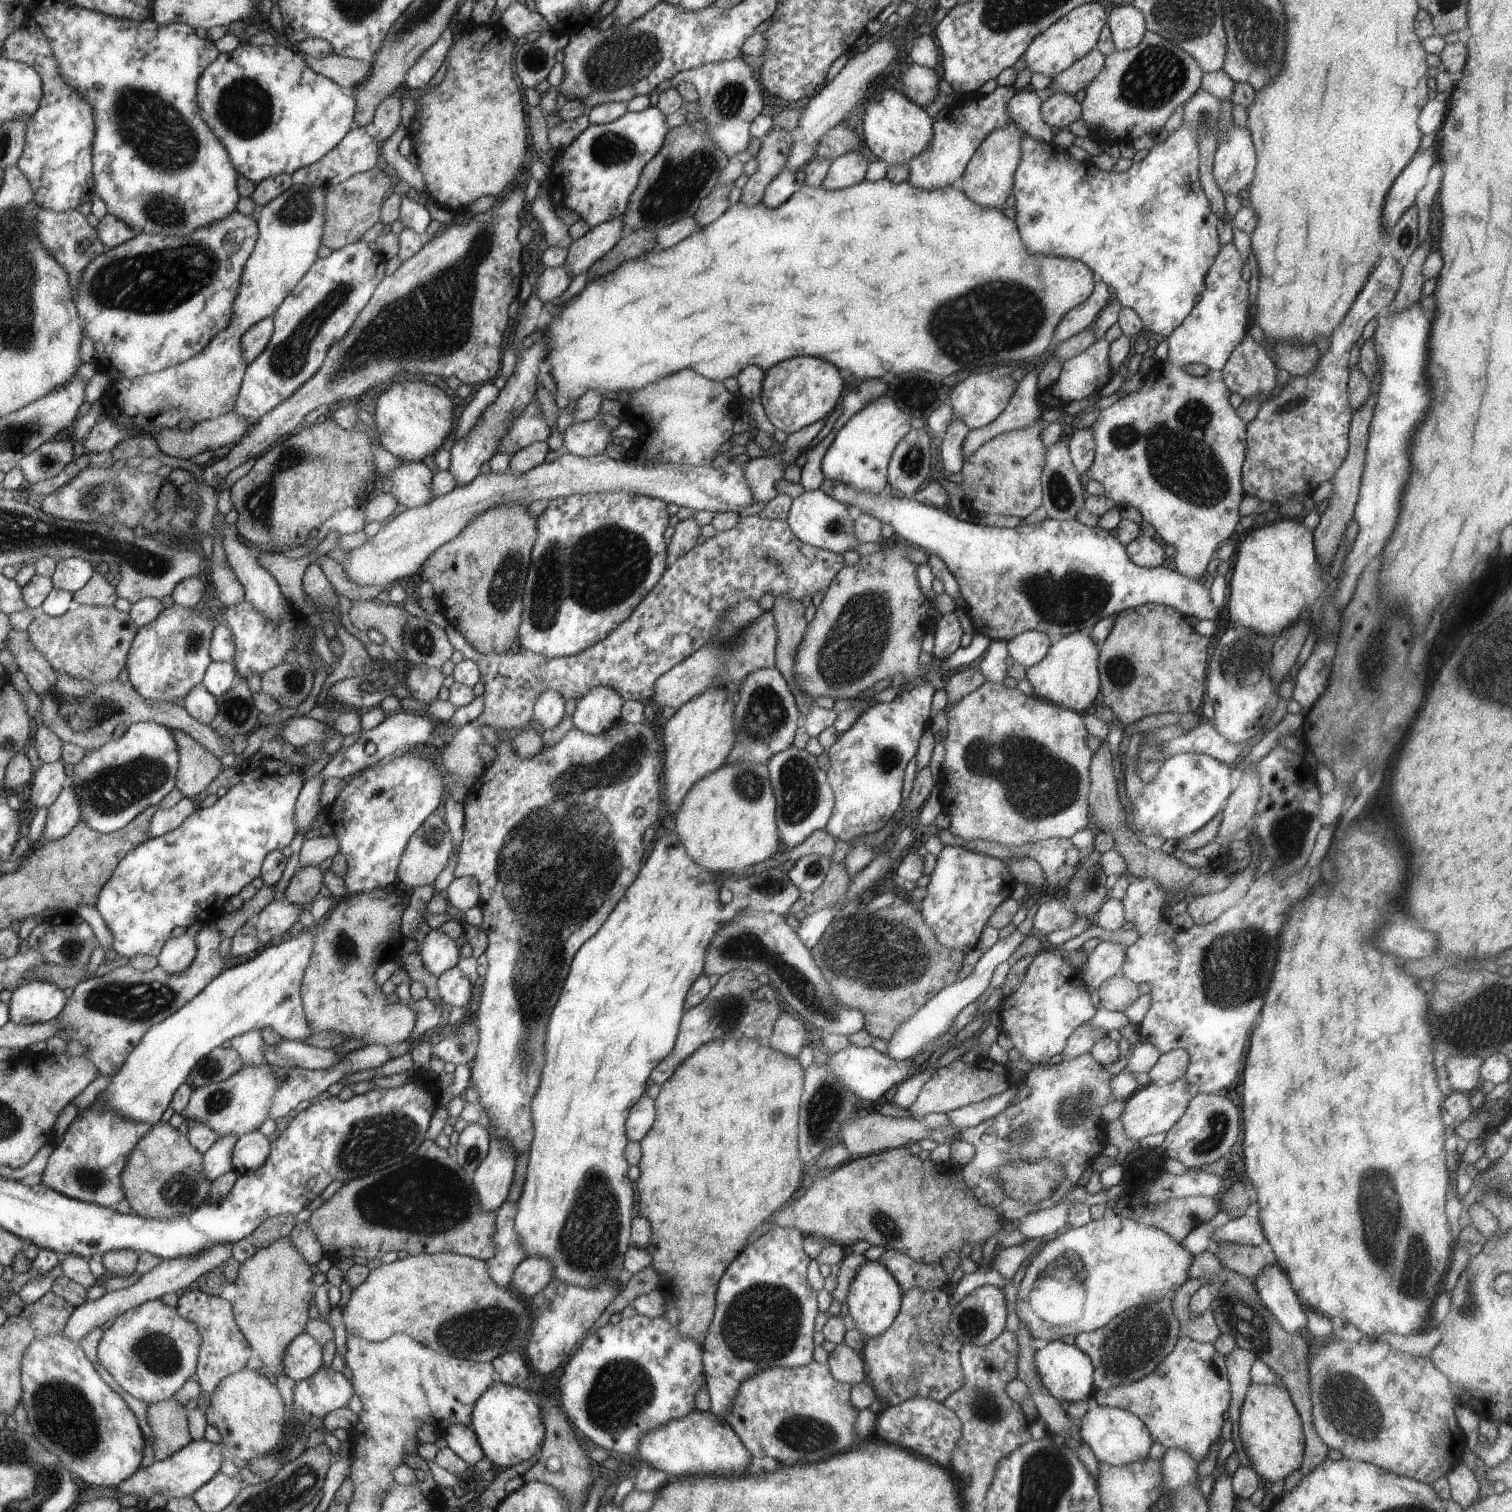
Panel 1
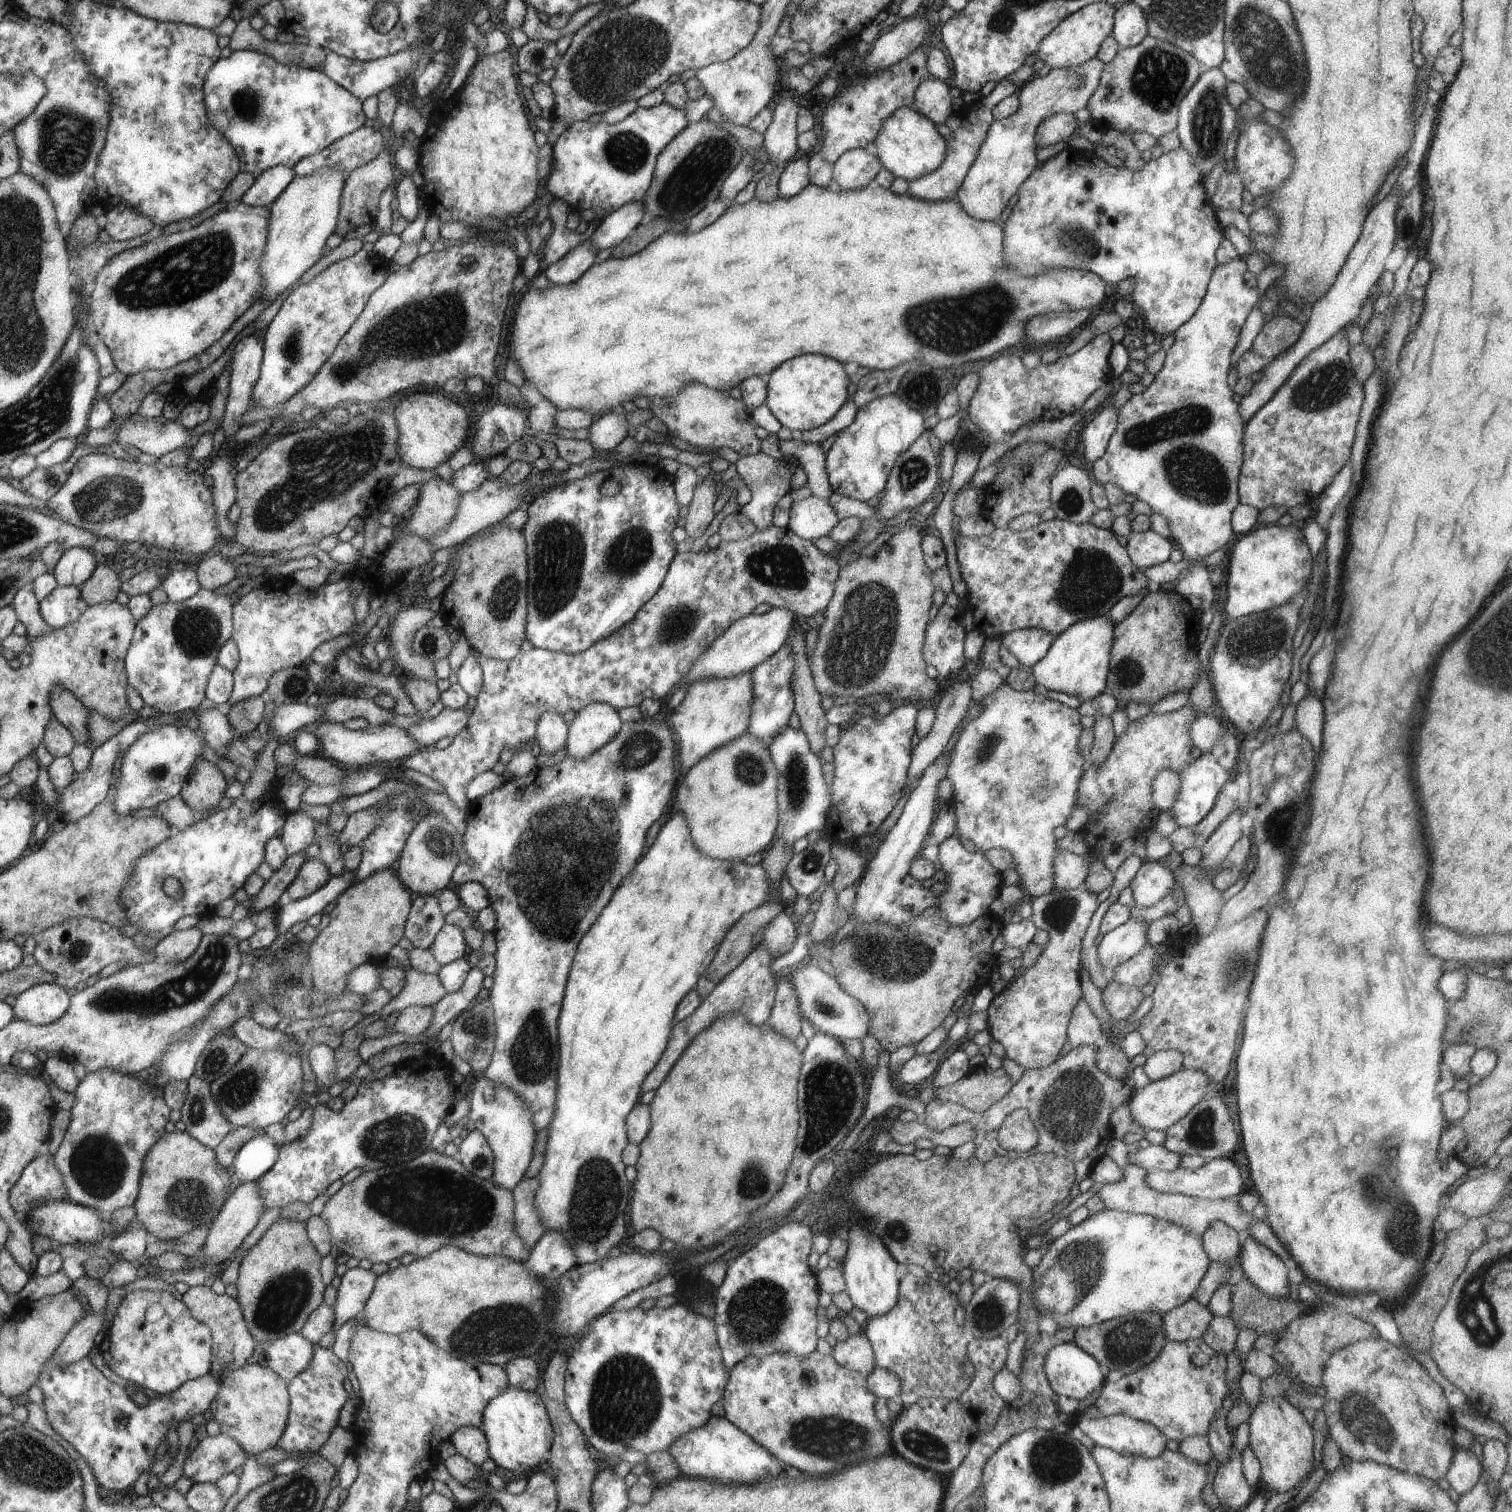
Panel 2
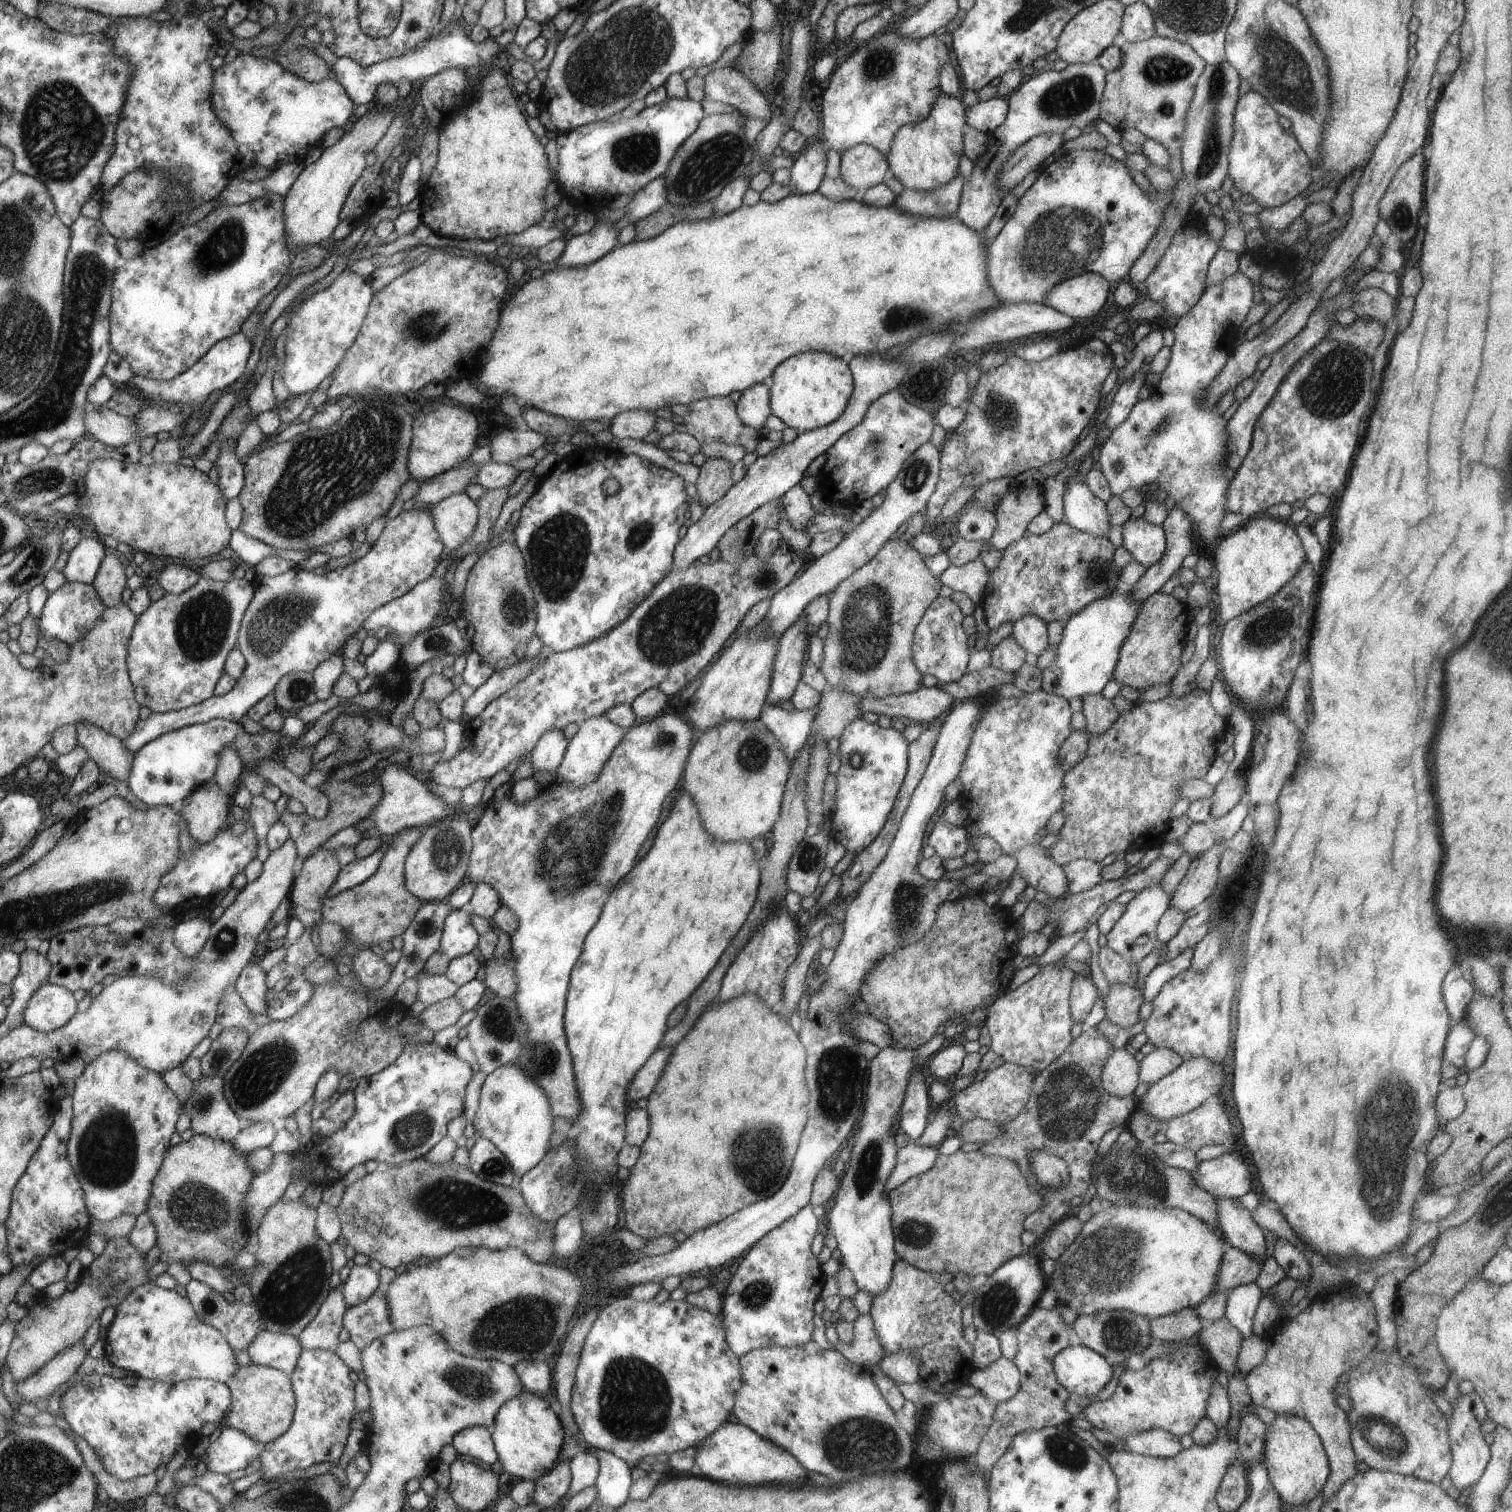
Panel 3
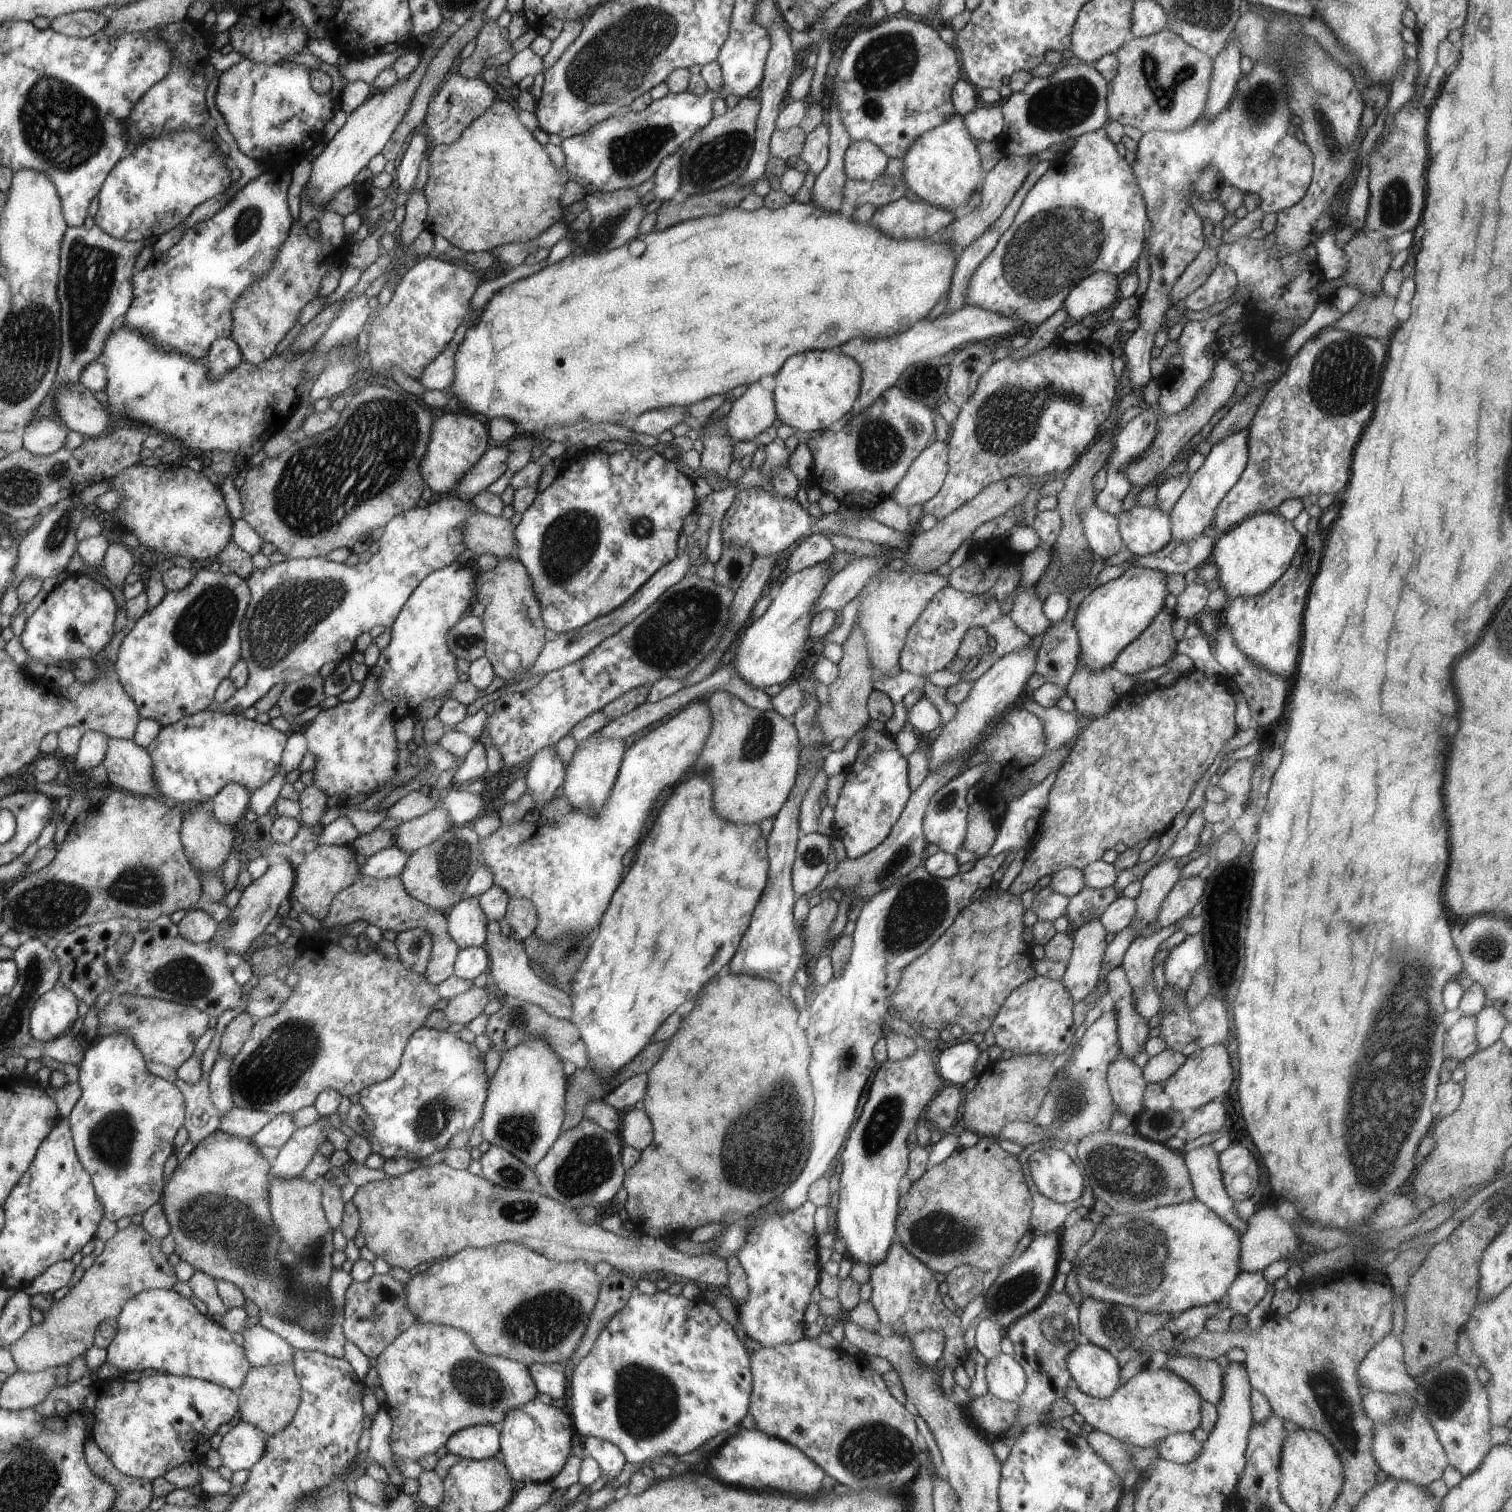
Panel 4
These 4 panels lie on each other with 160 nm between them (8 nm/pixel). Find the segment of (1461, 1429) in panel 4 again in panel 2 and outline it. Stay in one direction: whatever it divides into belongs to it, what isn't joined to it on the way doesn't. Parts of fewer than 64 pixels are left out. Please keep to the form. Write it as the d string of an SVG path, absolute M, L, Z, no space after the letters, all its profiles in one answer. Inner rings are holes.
M1456 1445L1451 1465L1445 1474L1450 1486L1462 1496L1475 1487L1482 1474L1483 1468L1476 1454L1469 1448Z

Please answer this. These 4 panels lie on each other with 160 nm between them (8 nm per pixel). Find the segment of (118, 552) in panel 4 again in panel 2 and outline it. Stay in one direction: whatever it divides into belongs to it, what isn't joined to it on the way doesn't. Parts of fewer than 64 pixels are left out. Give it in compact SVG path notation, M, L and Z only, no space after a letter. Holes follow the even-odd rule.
M101 560L92 576L81 586L81 590L89 605L116 601L116 594L120 590L120 578L118 573L110 570L108 564Z

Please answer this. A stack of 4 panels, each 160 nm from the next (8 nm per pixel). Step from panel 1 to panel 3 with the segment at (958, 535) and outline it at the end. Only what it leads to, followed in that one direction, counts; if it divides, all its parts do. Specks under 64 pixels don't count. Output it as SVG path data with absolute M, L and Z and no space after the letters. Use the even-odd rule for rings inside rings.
M1064 522L1056 523L1043 535L1025 534L1022 538L1009 543L1002 551L1003 558L994 572L989 571L989 581L980 606L985 612L989 630L1002 626L1004 622L1016 622L1025 614L1033 614L1050 621L1070 618L1075 612L1086 608L1092 601L1105 597L1118 586L1118 576L1122 569L1112 564L1114 545L1104 537L1076 530Z

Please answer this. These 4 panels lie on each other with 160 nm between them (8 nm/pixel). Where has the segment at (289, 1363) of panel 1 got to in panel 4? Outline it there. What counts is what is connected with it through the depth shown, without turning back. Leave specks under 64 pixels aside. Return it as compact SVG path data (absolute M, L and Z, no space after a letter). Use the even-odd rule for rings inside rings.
M259 1322L244 1324L243 1349L252 1367L274 1366L294 1361L295 1349L286 1338L265 1329Z

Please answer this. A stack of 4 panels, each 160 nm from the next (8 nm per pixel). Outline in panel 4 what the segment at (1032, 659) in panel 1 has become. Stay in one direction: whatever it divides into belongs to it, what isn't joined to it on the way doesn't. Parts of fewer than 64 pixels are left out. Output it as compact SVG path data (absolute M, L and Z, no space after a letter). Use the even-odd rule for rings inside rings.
M1029 586L1017 594L1012 610L1009 612L1009 617L1014 624L1031 638L1042 634L1051 623L1042 609L1044 600L1040 600L1034 586Z

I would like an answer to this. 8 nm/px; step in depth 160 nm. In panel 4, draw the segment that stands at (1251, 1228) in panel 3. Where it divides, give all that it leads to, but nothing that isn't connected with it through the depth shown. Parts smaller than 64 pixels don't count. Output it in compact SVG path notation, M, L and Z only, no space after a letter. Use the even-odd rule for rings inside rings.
M1208 1144L1182 1155L1190 1173L1196 1198L1205 1202L1221 1219L1242 1234L1247 1229L1247 1222L1236 1214L1234 1200L1223 1185L1219 1153Z

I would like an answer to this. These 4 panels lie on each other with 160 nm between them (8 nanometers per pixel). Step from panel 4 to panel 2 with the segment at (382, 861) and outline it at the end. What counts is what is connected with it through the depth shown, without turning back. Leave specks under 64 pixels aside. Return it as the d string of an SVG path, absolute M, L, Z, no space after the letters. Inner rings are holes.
M344 871L342 874L331 876L331 880L306 898L293 901L282 895L278 902L276 914L276 930L287 932L296 922L306 922L315 914L321 914L328 904L332 904L342 893L351 888L355 880L354 871Z

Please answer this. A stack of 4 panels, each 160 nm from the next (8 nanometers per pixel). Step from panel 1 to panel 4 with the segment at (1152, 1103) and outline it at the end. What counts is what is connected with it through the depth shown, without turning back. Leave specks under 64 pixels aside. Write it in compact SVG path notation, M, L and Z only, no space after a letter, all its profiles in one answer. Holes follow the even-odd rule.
M1225 1043L1221 1045L1206 1047L1193 1052L1187 1057L1186 1062L1165 1082L1164 1092L1172 1099L1172 1110L1181 1113L1189 1113L1210 1101L1222 1099L1223 1095L1230 1090L1236 1076L1232 1069L1232 1062Z

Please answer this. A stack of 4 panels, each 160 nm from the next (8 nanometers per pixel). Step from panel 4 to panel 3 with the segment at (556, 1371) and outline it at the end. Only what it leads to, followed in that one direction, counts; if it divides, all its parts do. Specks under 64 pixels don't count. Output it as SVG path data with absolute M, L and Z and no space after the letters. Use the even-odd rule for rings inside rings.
M519 1362L515 1364L516 1374L523 1381L524 1390L551 1396L553 1392L552 1364L546 1362Z

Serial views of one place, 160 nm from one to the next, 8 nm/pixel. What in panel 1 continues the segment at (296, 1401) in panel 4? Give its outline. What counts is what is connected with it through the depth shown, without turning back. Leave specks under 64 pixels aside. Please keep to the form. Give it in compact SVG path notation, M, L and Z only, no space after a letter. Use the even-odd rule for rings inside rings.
M247 1367L220 1381L216 1390L211 1392L210 1406L205 1415L209 1424L220 1433L221 1443L226 1450L233 1457L247 1461L279 1449L284 1436L284 1424L290 1416L276 1387L275 1377L268 1372L262 1375Z

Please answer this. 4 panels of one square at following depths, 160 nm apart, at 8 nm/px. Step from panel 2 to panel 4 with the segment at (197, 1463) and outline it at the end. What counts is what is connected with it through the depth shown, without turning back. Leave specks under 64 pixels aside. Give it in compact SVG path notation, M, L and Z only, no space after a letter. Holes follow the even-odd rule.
M239 1420L239 1423L223 1436L218 1452L221 1462L233 1472L250 1470L267 1452L267 1436L263 1430Z

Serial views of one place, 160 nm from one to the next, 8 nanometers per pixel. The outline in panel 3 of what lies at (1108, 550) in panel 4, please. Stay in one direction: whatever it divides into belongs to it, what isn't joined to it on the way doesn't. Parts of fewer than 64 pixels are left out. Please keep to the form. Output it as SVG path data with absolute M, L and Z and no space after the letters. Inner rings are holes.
M1076 478L1068 480L1065 485L1066 489L1062 497L1064 501L1062 522L1092 536L1108 538L1112 524L1107 503L1096 498L1088 485Z

